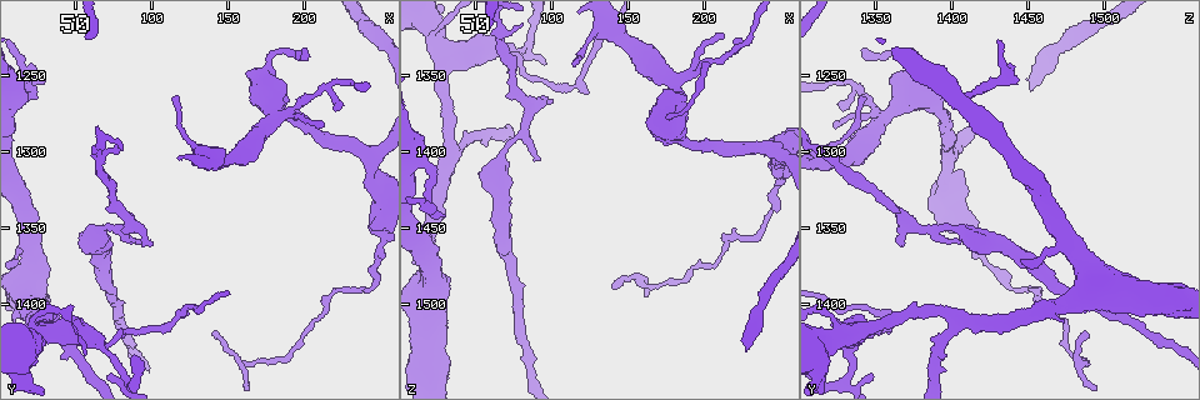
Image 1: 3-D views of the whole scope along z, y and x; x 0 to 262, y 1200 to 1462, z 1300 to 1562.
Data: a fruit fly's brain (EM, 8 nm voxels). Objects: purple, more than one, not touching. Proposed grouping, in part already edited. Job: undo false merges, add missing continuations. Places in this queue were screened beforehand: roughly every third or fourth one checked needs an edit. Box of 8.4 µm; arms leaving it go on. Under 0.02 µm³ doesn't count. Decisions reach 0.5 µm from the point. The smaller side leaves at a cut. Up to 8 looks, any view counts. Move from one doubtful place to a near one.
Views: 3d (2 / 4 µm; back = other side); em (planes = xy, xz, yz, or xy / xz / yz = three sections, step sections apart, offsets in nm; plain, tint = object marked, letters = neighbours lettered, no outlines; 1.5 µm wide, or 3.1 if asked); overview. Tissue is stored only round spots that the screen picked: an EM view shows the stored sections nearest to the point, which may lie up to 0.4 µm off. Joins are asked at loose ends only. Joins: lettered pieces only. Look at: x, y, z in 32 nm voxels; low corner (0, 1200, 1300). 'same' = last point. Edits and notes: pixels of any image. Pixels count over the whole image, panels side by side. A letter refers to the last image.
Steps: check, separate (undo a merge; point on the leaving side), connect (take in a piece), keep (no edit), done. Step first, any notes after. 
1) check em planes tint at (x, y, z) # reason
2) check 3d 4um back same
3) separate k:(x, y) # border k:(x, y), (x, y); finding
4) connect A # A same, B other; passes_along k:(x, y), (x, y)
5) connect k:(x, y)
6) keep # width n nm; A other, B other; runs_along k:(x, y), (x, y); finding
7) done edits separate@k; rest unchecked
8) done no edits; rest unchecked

check 3d 4um at (66, 1426, 1334) # thick turns thin

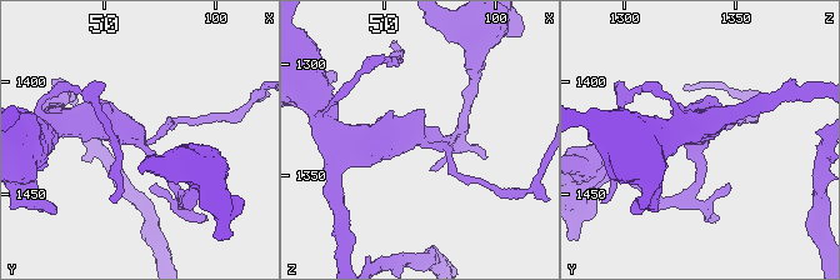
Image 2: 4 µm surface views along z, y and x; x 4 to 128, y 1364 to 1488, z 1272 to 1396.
check em planes tint at (66, 1426, 1333)

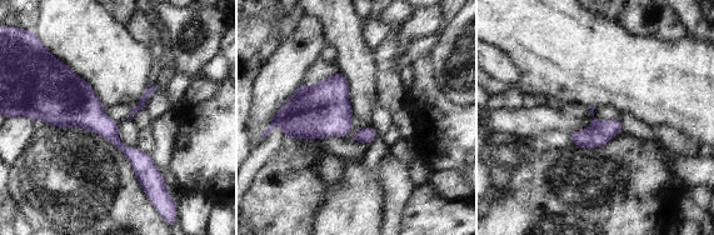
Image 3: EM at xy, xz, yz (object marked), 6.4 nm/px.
check em planes letters same # what lies round it

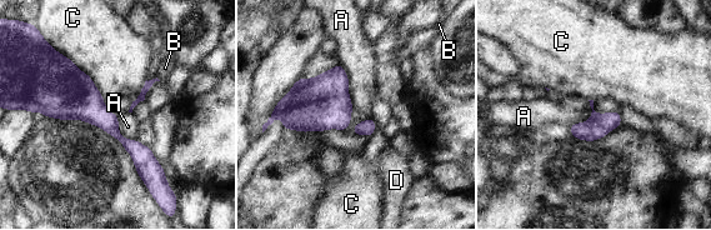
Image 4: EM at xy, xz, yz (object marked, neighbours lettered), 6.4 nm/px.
keep # width 160 nm; A other, B other, C other, D other; border 4:(46, 41), (91, 79), (104, 100); all the same neuron

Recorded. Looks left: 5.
check em planes tint at (138, 1306, 1320) # thick turns thin

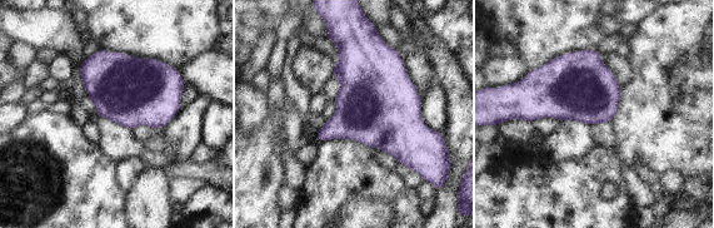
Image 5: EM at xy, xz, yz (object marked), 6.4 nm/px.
check em planes letters same # what lies round it

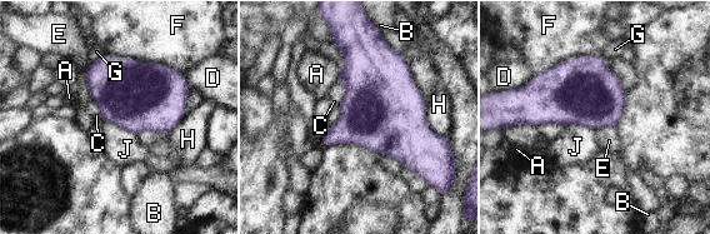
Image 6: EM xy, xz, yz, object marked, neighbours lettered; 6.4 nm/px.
keep # width 440 nm; A other, B other, C other, D other, E other, F other, G other, H other, J other; border 6:(339, 108), (339, 118), (330, 125); all the same neuron

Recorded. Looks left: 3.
check 3d 4um at (198, 1232, 1346) # free end

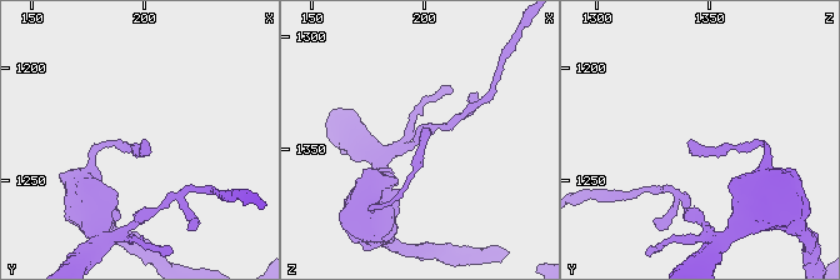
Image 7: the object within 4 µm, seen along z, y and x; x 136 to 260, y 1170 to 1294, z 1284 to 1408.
check em xy step 8 letters at (198, 1233, 1344) # shape alone is not enough

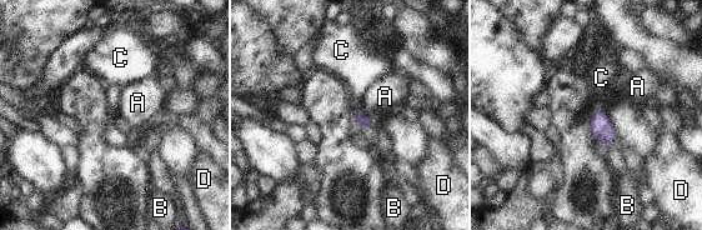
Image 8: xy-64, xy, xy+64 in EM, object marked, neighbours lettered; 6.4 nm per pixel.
keep # A other, B other, C other, D other; border 8:(356, 110), (372, 123); no lettered piece goes on from it

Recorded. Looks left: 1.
done no edits; rest unchecked

